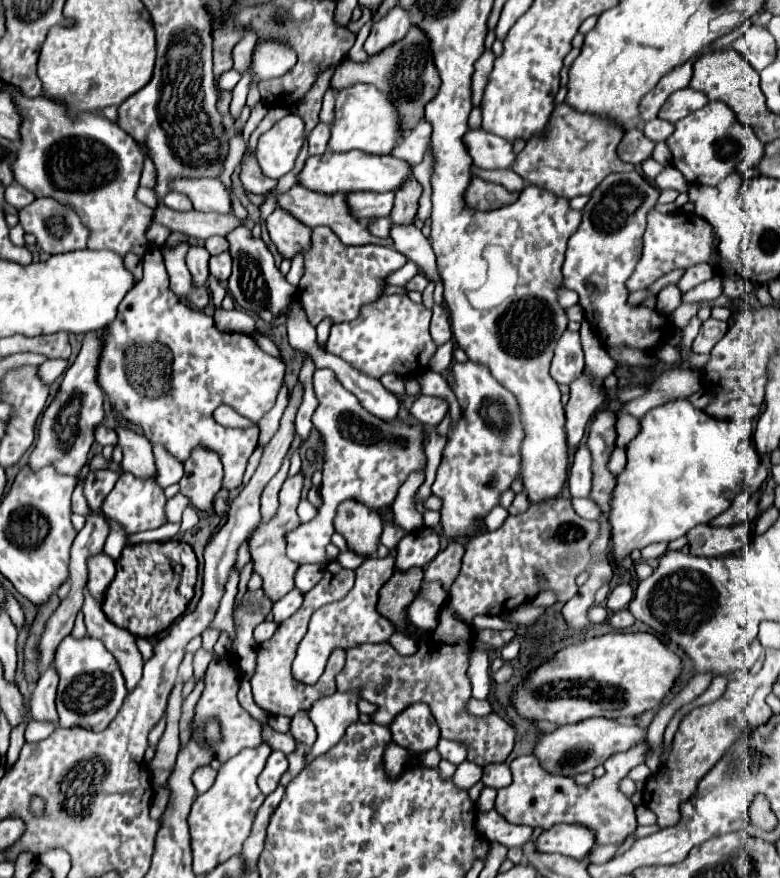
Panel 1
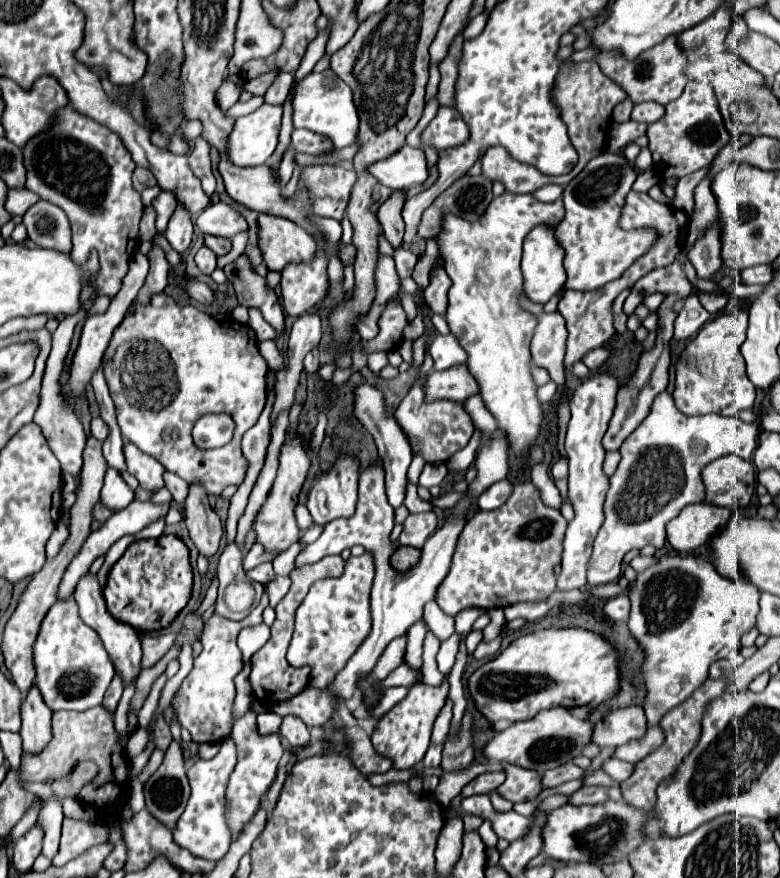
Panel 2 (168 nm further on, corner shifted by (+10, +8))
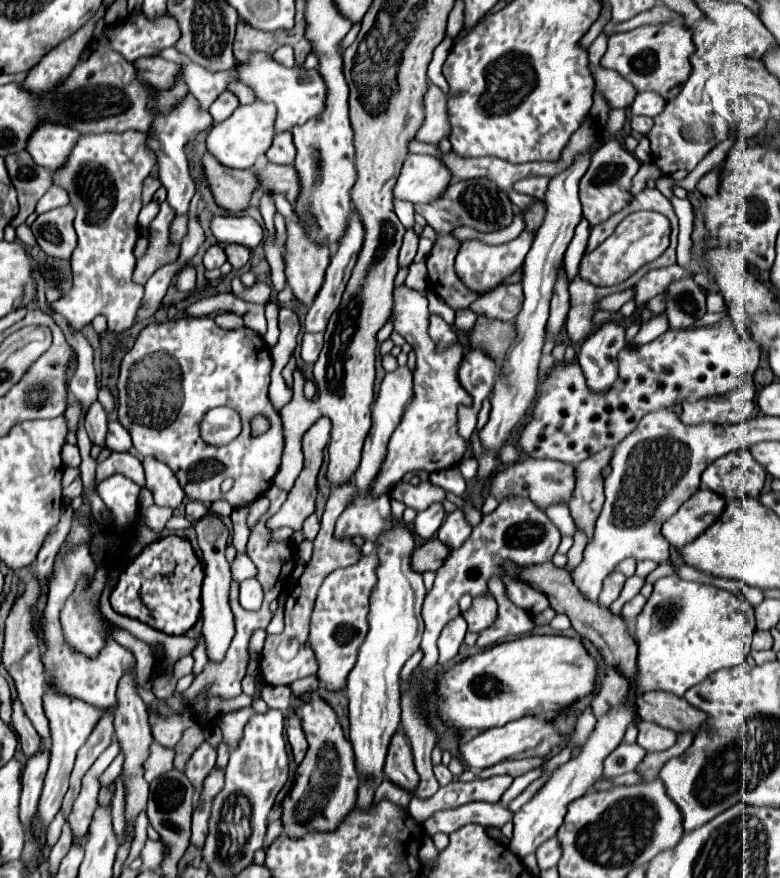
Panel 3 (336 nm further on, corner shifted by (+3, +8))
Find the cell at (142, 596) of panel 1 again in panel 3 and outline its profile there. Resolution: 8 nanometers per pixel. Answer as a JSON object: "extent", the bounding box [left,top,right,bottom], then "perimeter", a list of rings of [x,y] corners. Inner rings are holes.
{"extent":[111,536,203,634],"perimeter":[[[179,536],[159,538],[143,548],[143,552],[127,566],[119,576],[115,590],[111,592],[111,606],[115,612],[135,618],[165,634],[185,634],[199,618],[203,570],[189,544]]]}

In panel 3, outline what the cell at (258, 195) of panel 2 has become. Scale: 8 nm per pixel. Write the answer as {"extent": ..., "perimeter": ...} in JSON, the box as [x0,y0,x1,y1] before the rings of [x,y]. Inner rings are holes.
{"extent":[203,154,259,212],"perimeter":[[[213,154],[203,156],[203,166],[217,204],[233,212],[241,212],[251,206],[253,194],[259,190],[259,176],[255,170],[223,166]]]}

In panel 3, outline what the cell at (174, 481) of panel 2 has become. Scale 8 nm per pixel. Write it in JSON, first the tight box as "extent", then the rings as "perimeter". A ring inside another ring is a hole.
{"extent":[185,500,209,522],"perimeter":[[[189,500],[187,504],[185,504],[185,512],[187,512],[187,516],[193,520],[193,522],[197,522],[199,518],[203,518],[209,510],[201,504],[201,502],[195,502],[195,500]]]}

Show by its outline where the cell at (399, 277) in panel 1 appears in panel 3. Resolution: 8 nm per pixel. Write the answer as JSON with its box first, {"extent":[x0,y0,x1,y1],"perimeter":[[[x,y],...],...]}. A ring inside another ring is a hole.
{"extent":[413,238,433,262],"perimeter":[[[419,238],[419,250],[417,250],[417,254],[415,254],[415,260],[413,262],[425,262],[425,258],[429,256],[429,252],[431,252],[431,248],[433,248],[433,242],[429,240],[429,238]]]}

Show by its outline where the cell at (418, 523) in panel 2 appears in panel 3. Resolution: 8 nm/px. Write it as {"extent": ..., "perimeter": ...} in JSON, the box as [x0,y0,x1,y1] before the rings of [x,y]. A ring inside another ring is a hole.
{"extent":[413,504,445,540],"perimeter":[[[431,504],[427,510],[417,514],[417,518],[413,522],[413,532],[415,532],[415,536],[419,536],[423,540],[429,540],[437,534],[443,520],[445,520],[443,506],[441,504]]]}

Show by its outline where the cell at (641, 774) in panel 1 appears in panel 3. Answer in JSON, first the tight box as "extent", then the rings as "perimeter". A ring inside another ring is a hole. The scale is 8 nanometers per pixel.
{"extent":[637,722,675,752],"perimeter":[[[639,722],[639,736],[637,744],[645,752],[661,752],[675,744],[675,732],[667,730],[655,722]]]}

